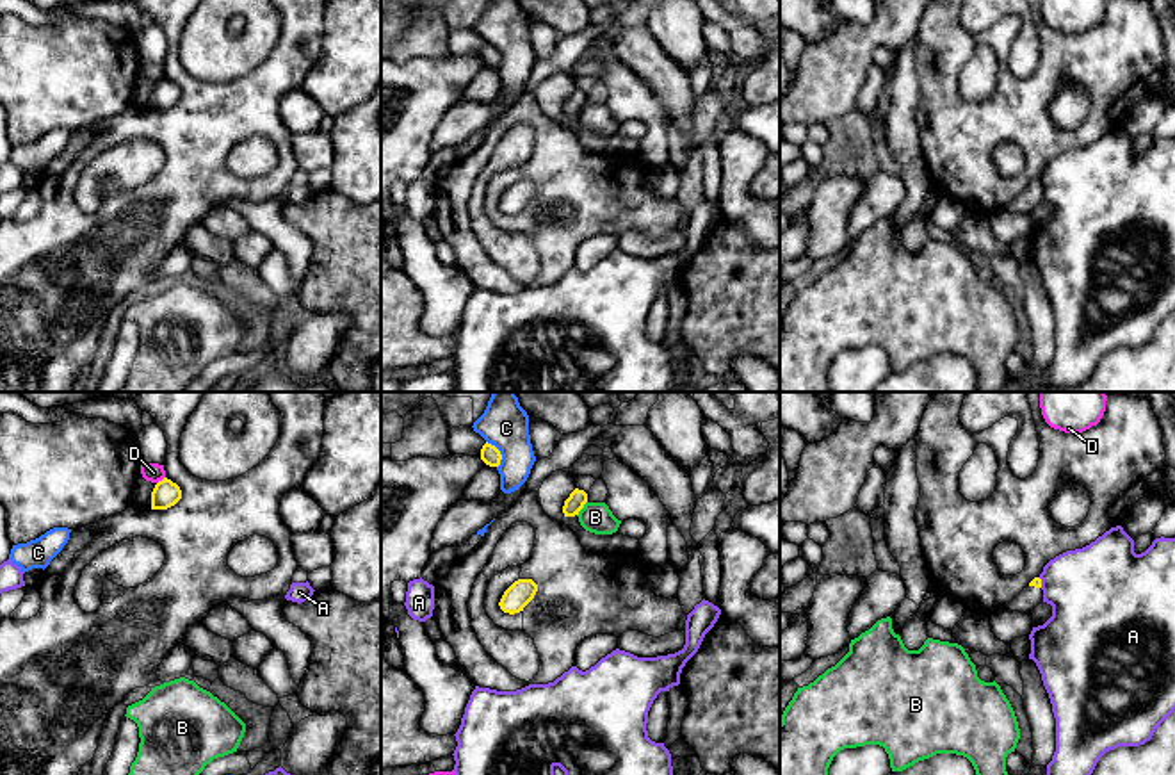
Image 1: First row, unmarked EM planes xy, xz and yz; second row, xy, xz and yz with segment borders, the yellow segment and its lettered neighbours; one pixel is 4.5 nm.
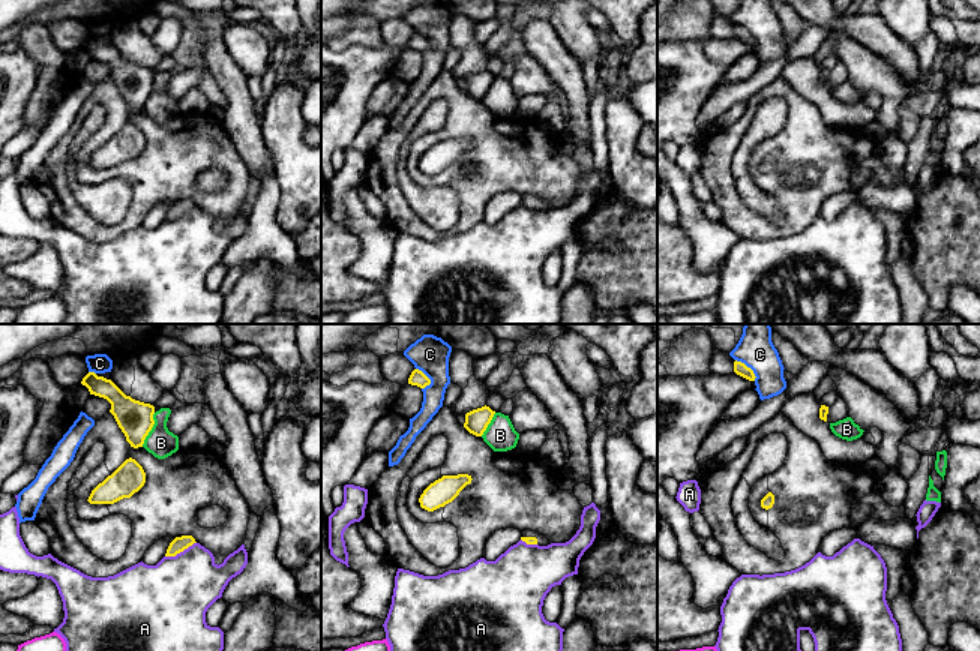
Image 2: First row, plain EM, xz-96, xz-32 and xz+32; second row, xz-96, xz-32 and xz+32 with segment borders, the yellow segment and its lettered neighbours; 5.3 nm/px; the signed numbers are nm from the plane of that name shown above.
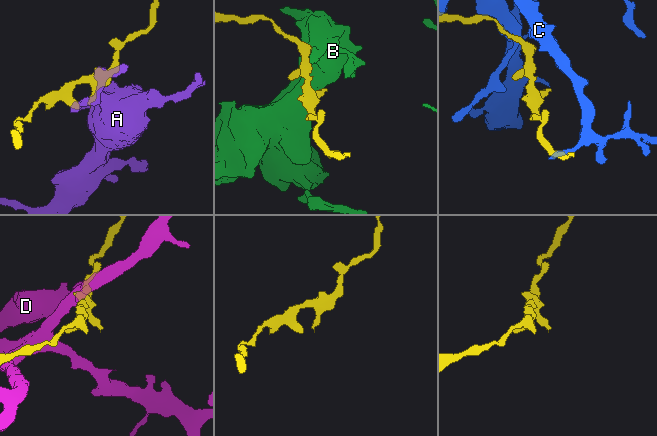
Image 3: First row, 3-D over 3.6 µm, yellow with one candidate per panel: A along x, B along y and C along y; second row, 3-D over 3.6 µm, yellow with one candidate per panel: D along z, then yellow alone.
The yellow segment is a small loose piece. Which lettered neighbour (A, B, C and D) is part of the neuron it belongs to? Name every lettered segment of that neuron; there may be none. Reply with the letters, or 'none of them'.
none of them

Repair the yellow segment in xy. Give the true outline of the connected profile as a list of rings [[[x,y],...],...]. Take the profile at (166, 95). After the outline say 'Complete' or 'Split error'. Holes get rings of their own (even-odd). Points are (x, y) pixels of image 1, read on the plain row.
[[[164,78],[151,93],[151,110],[167,110],[182,100],[182,91],[176,84]]]. Complete

